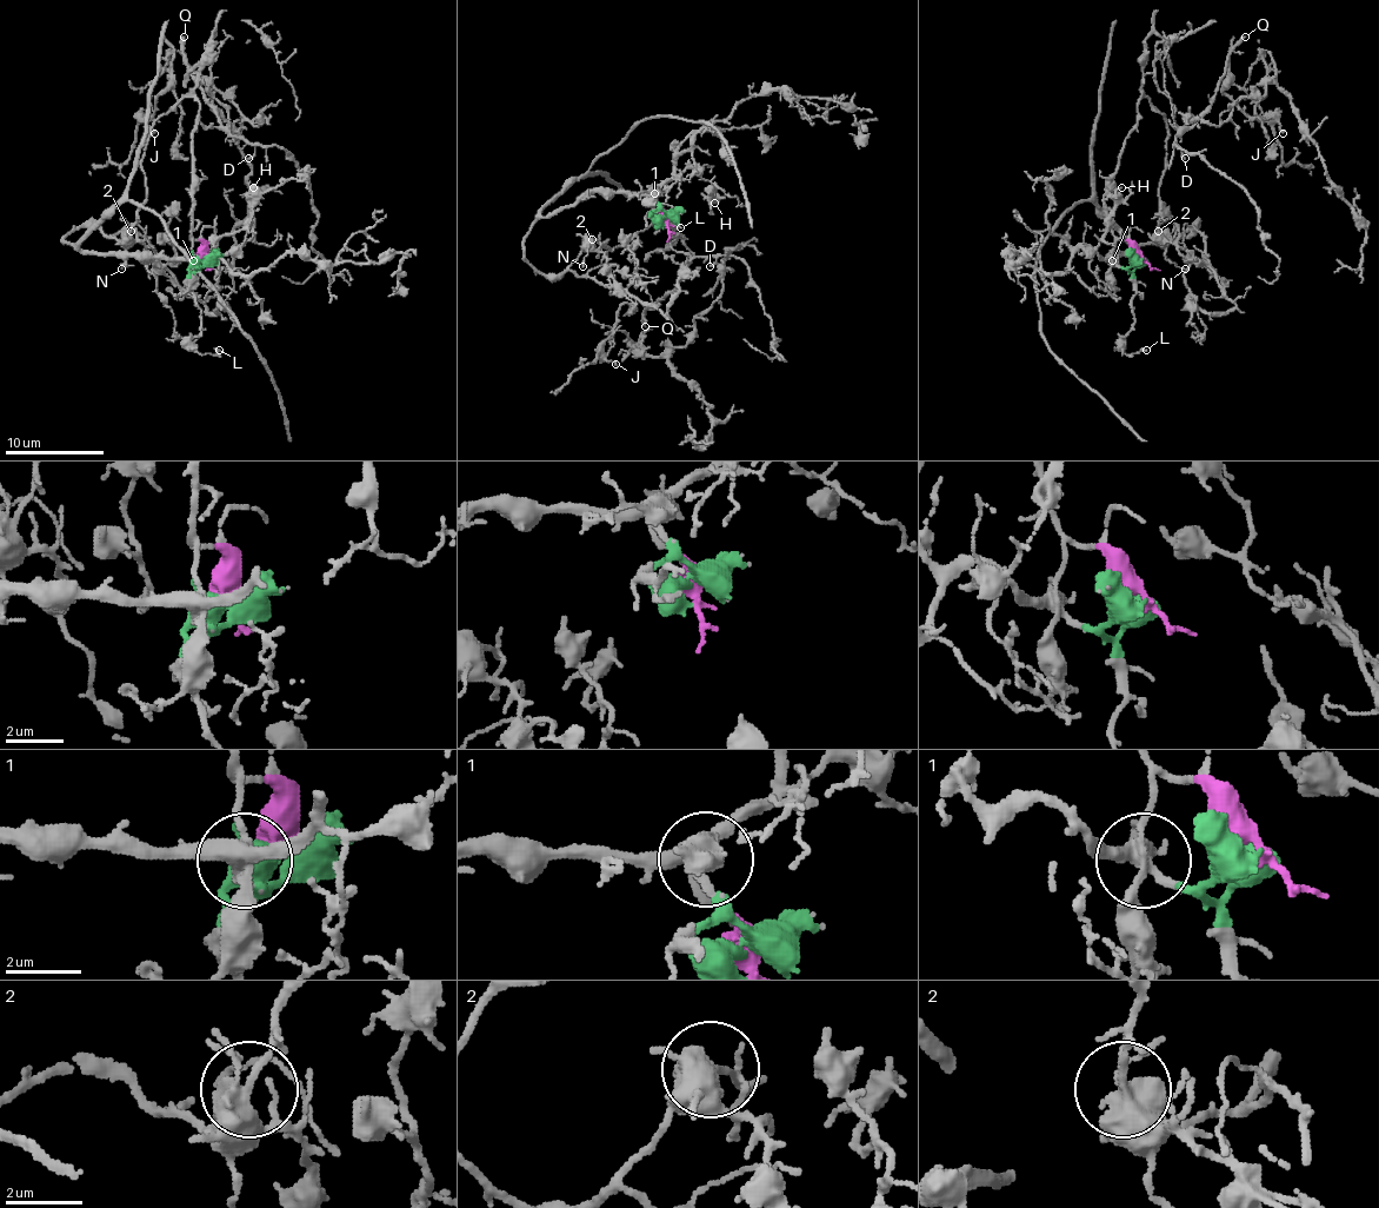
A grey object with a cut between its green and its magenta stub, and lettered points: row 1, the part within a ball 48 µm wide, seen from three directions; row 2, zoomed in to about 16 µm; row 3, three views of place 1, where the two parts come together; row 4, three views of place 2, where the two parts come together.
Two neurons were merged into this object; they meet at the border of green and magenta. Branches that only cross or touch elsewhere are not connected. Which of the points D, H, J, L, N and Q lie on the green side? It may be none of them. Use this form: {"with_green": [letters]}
{"with_green": ["H", "L"]}

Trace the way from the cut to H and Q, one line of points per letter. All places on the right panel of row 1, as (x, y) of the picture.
H: (1144, 259), (1124, 267), (1086, 254), (1104, 237), (1113, 193), (1121, 187)
Q: (1144, 259), (1113, 234), (1104, 193), (1138, 113), (1146, 39), (1163, 39), (1156, 86), (1185, 128), (1245, 37)

